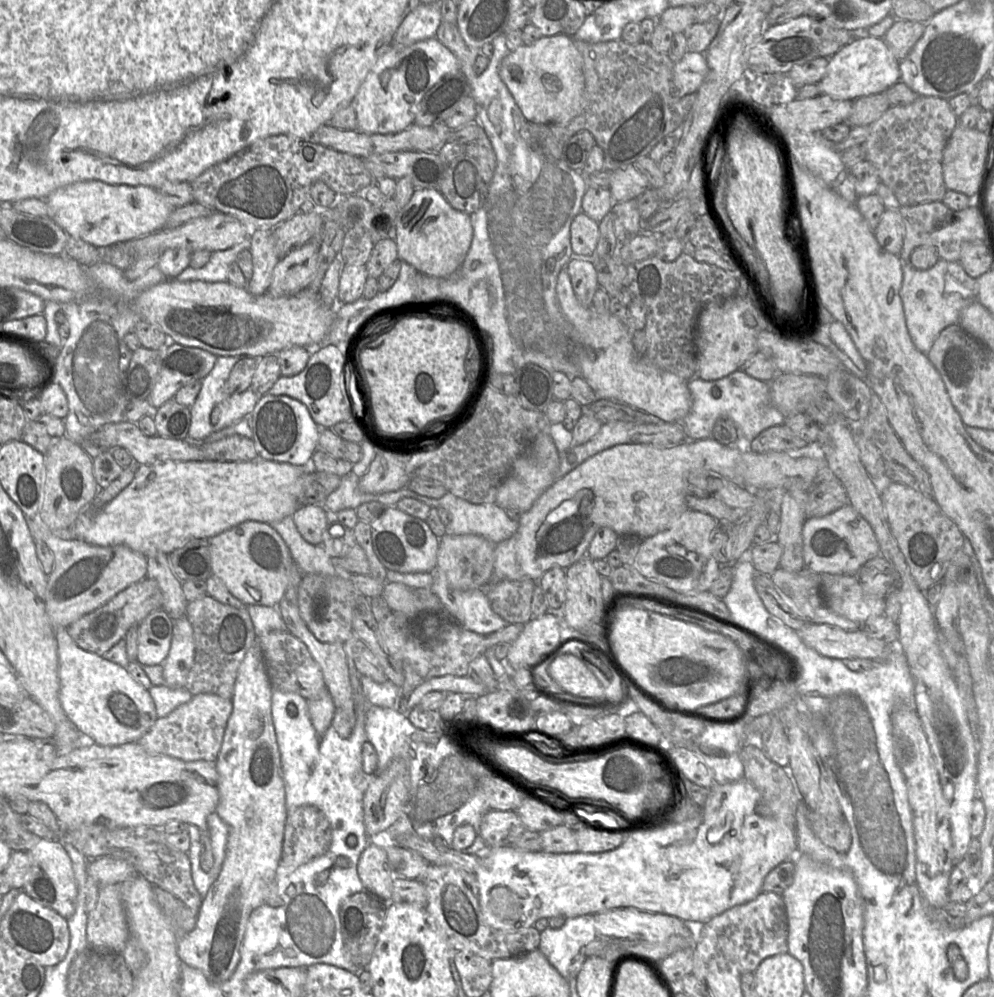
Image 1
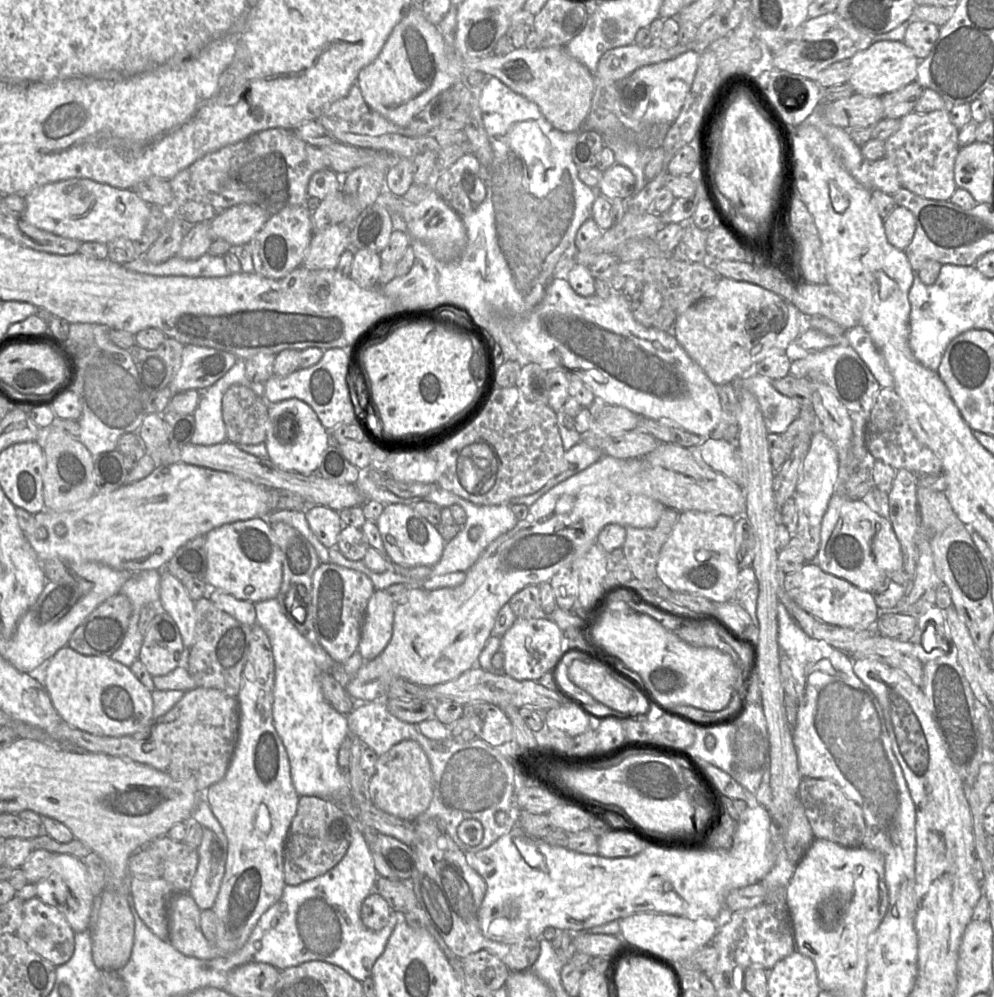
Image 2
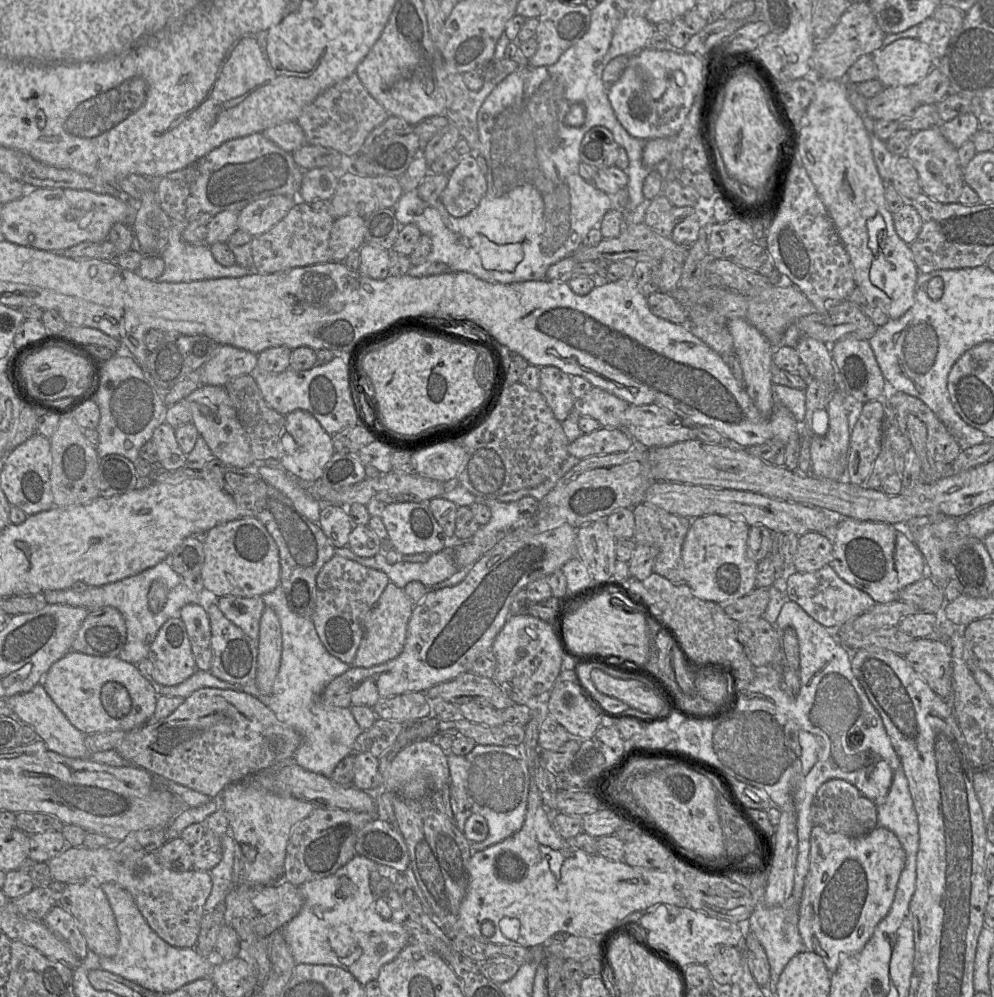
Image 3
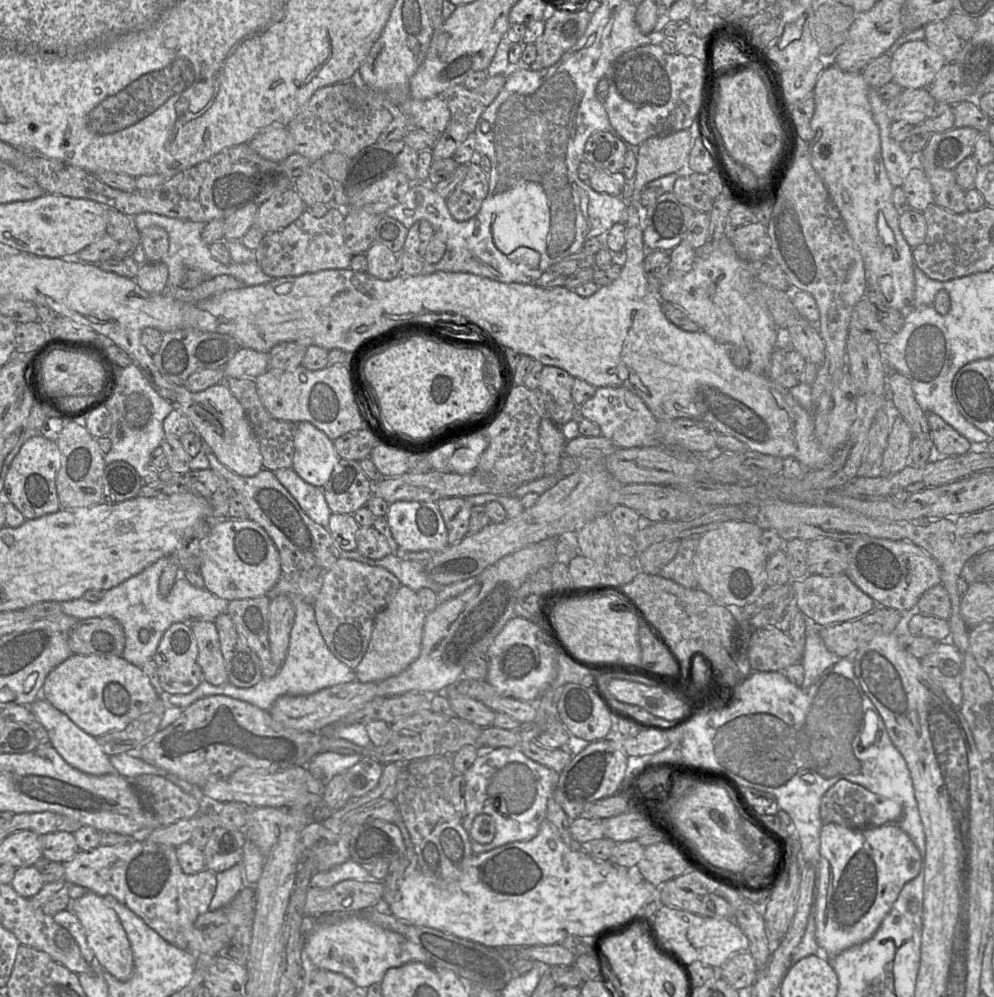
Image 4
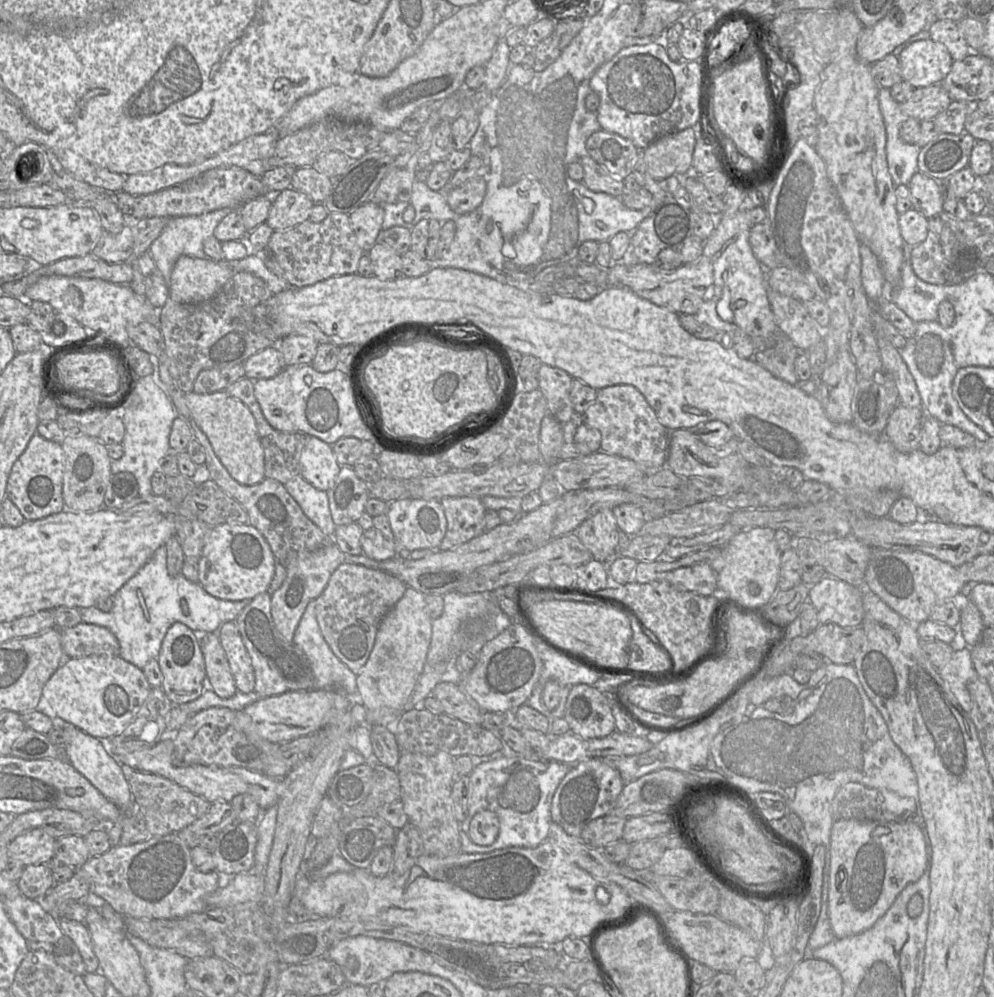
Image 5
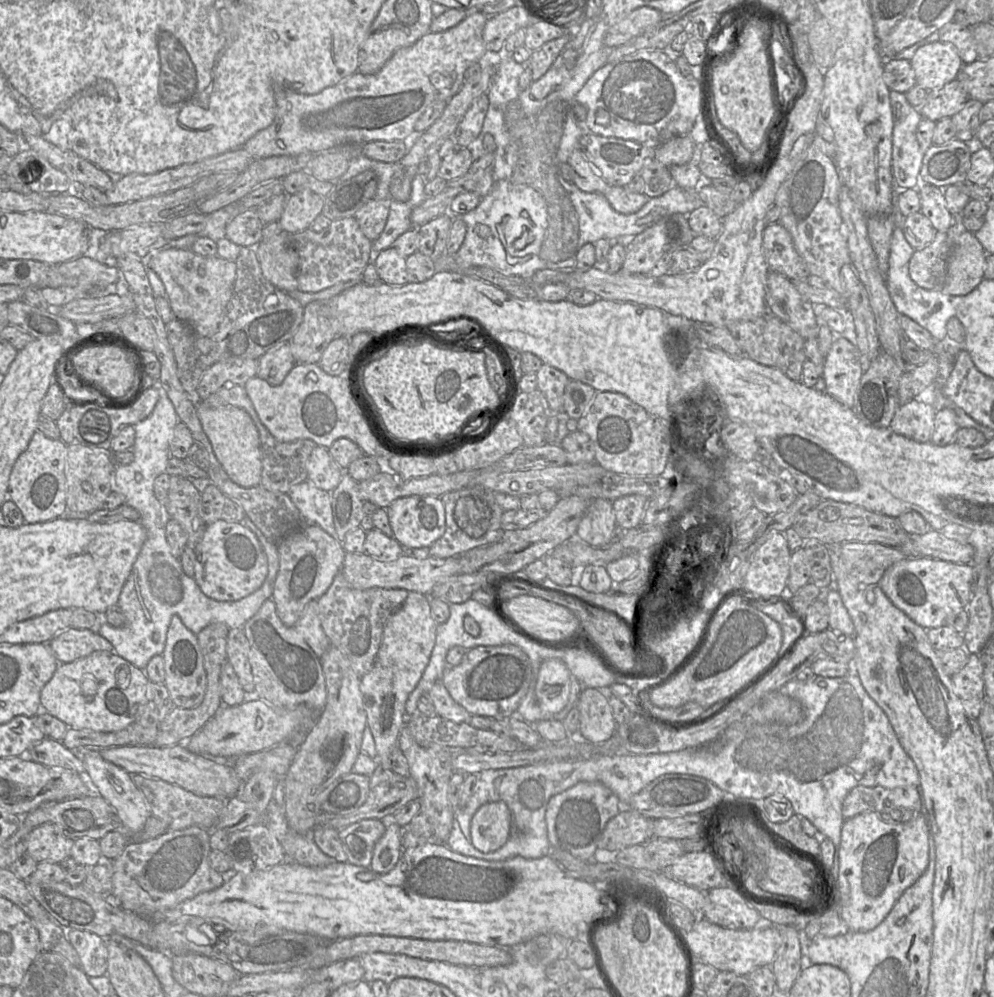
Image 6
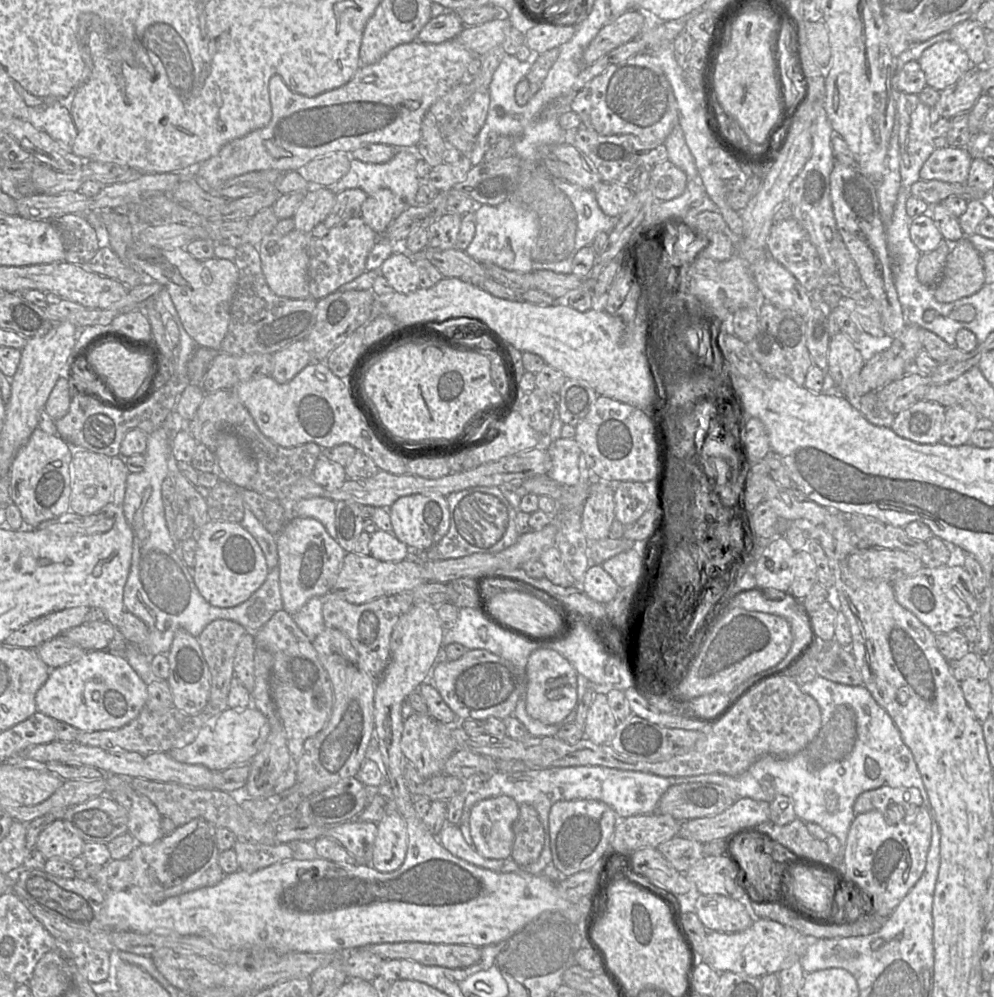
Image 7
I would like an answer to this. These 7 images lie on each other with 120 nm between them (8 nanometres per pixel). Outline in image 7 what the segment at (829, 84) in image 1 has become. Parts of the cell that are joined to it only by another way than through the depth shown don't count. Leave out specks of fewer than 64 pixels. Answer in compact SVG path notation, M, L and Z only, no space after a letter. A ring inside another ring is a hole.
M943 40L927 48L918 59L928 86L942 91L971 68L966 51L957 43Z

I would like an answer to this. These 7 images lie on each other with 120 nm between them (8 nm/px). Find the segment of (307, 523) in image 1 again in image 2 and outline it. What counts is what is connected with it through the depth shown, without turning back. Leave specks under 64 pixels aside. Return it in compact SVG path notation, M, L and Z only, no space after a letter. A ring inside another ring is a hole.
M315 504L305 509L308 524L324 546L336 547L338 536L344 524L339 512L330 507Z

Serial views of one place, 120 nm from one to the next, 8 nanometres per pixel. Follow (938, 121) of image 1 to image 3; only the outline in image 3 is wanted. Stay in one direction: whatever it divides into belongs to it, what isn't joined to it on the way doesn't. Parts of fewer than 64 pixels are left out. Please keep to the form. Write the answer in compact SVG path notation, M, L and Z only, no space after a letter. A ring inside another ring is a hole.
M938 126L914 132L905 156L918 173L922 193L940 203L958 203L965 182L957 149L942 135Z

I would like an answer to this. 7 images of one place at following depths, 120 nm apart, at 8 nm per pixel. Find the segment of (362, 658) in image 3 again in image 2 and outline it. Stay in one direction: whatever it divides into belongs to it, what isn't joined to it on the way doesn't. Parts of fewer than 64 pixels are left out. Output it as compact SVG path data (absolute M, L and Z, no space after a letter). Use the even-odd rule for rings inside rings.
M382 589L370 597L361 626L358 651L364 661L380 655L388 645L393 631L395 602Z

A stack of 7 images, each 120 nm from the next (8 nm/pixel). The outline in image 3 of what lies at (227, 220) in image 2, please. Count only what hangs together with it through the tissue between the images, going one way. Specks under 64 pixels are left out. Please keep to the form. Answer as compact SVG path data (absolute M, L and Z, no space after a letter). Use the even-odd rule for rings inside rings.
M269 196L249 203L238 215L238 229L256 237L281 221L298 201L296 197Z

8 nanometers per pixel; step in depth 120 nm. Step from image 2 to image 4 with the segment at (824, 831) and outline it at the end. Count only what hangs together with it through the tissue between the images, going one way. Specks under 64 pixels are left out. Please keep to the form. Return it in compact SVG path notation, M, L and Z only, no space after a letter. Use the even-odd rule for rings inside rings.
M841 779L823 796L820 816L823 824L835 823L843 827L859 830L896 823L903 814L902 805L893 799L875 794L863 786Z

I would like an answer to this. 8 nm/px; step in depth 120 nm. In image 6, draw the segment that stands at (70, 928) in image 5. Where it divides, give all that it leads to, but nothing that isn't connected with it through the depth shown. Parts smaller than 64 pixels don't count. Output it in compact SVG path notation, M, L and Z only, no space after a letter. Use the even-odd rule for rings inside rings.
M65 929L67 938L80 957L80 968L88 977L107 975L108 950L106 939L77 929Z

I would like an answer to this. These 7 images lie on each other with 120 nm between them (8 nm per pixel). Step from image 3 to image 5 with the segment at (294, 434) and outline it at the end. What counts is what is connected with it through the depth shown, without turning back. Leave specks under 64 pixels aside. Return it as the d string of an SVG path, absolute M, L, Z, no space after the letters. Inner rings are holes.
M307 436L299 465L300 475L315 488L324 491L333 486L341 468L332 446L314 436Z

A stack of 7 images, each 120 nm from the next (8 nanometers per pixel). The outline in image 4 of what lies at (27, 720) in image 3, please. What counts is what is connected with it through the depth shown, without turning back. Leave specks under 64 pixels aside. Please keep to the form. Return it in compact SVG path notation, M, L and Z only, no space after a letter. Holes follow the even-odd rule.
M39 697L31 705L24 706L28 706L34 714L36 721L46 728L50 744L70 766L96 776L115 772L110 762L110 756L103 751L97 738L83 731L66 714L56 709L50 702L43 697Z

